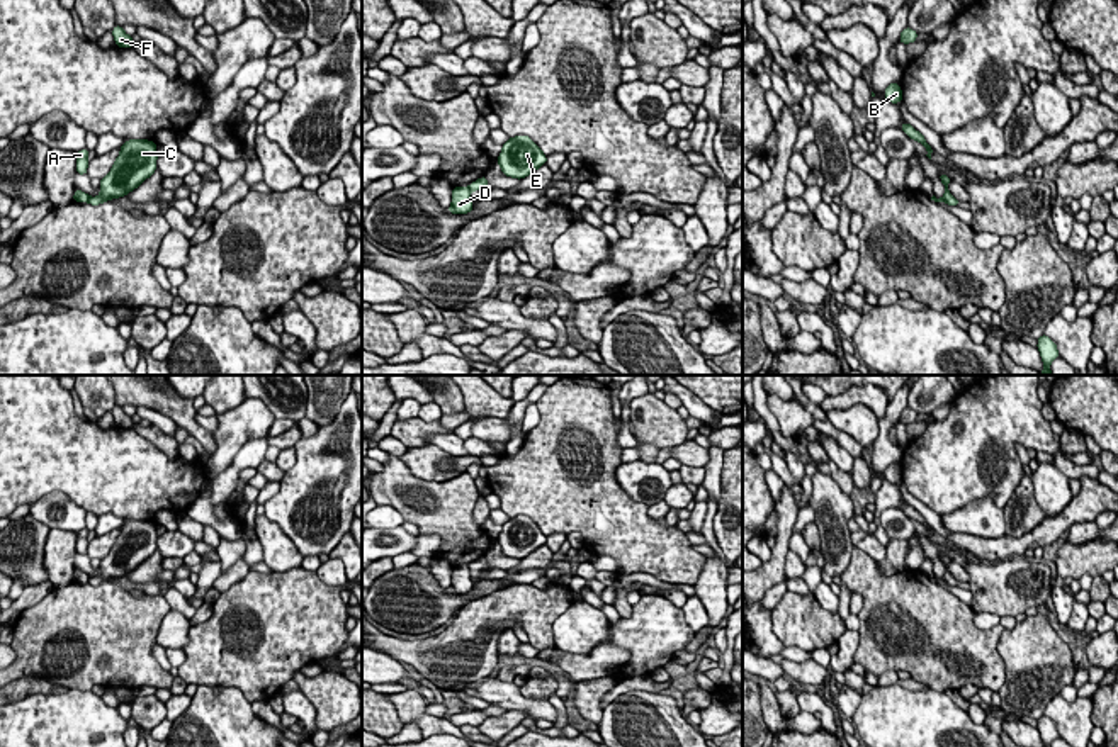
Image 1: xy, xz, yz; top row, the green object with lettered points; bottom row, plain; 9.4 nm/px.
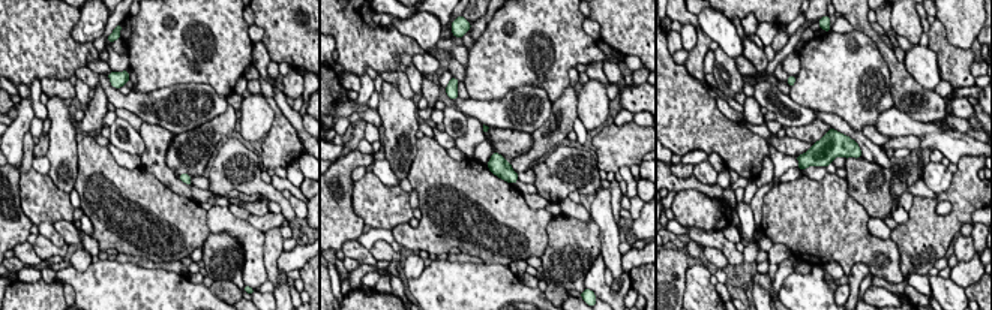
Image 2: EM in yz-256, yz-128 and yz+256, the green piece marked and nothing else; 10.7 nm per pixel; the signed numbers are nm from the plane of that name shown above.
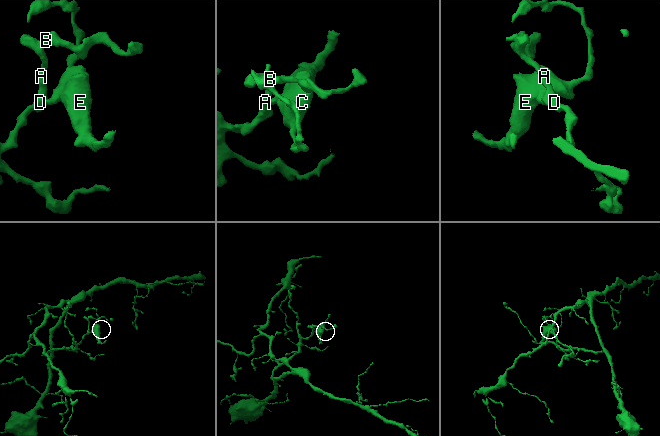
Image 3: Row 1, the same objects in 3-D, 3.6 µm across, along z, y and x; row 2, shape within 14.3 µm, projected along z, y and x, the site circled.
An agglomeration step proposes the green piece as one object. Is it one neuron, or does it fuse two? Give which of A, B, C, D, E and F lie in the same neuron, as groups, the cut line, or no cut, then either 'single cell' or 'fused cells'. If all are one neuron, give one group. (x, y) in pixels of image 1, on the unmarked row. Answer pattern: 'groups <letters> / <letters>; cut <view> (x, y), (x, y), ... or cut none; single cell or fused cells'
groups A B D / C E F; cut yz (933, 576), (938, 581); fused cells

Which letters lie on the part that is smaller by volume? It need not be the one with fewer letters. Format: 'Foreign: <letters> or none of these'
Foreign: C, E, F

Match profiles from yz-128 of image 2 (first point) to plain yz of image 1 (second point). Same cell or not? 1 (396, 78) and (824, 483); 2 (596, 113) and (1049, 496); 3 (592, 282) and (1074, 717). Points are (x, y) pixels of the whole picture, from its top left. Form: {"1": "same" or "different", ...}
{"1": "different", "2": "same", "3": "same"}

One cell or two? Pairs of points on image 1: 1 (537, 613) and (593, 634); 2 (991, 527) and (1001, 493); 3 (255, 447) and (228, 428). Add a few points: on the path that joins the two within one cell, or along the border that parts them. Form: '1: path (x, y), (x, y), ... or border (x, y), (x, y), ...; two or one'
1: border (573, 601), (554, 622), (554, 645); two
2: border (1003, 508), (989, 498), (974, 498), (957, 510); two
3: border (265, 435), (250, 438), (223, 472); two

